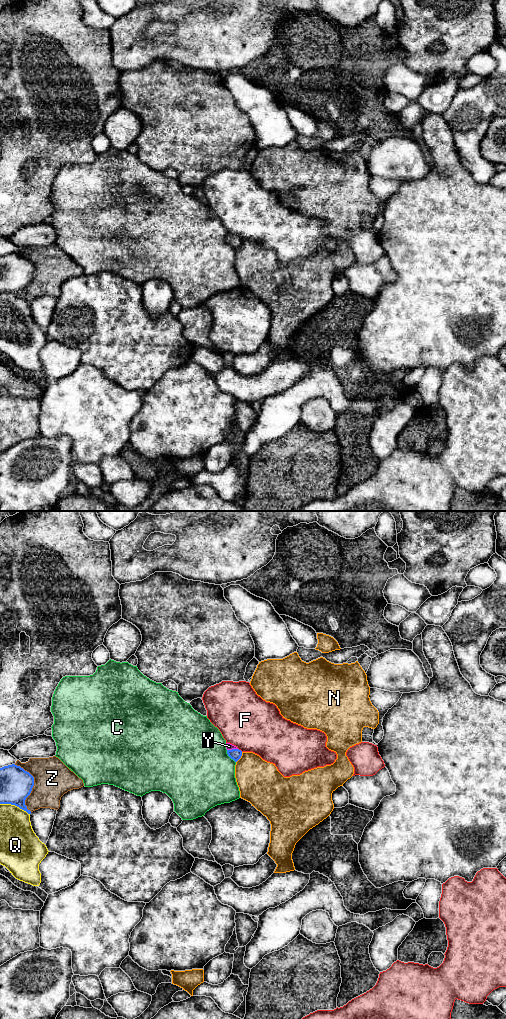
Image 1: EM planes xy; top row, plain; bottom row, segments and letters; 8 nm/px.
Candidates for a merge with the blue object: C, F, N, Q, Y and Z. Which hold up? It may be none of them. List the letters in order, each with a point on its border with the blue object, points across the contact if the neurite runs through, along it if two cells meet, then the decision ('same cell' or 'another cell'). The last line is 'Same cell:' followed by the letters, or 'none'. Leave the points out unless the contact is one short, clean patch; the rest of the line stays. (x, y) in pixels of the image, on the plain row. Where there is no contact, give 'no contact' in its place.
C: meets blue in xy at (229, 244); another cell
F: meets blue in xy at (240, 238); another cell
N: meets blue in xy at (240, 245); another cell
Q: meets blue in xy at (15, 293); another cell
Y: meets blue in xy at (232, 237); runs through xy (235, 242), (232, 237), (229, 234); same cell
Z: meets blue in xy at (33, 273); another cell
Same cell: Y

